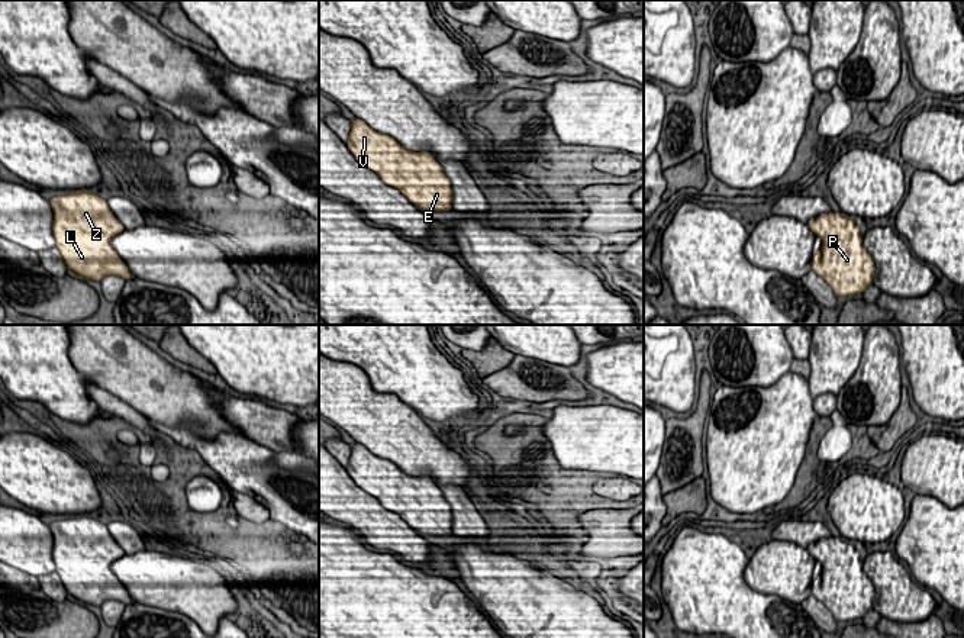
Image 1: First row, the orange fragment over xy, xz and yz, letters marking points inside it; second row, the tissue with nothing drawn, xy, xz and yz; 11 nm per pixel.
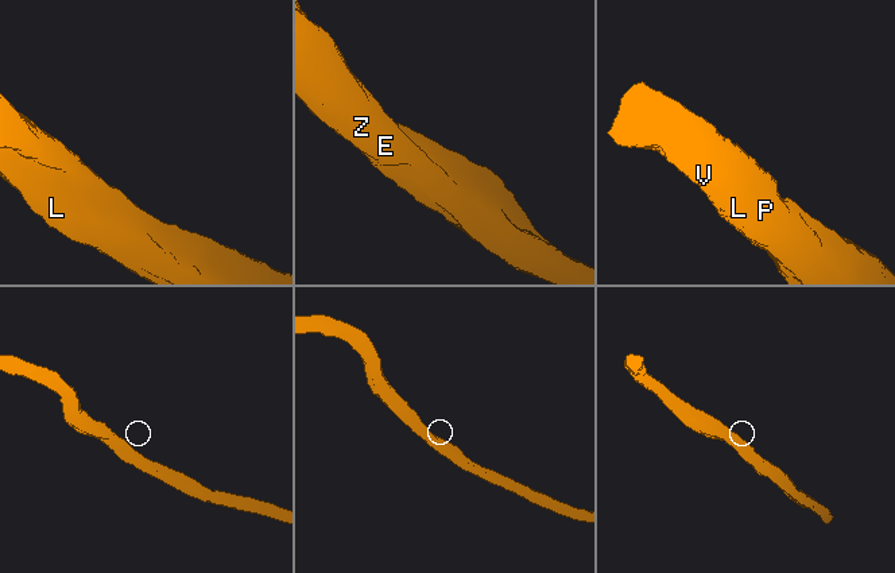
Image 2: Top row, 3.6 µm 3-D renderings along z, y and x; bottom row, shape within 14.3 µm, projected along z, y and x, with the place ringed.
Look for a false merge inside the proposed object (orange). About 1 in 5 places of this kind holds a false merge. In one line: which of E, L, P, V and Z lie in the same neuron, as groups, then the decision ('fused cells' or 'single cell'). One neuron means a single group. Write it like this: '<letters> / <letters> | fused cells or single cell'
E L P V Z | single cell

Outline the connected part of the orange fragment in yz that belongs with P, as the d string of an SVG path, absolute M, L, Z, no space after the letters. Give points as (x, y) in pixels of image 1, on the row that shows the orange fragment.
M832 210L810 219L807 226L822 239L820 249L812 255L812 270L838 297L863 294L873 284L876 265L855 222Z

